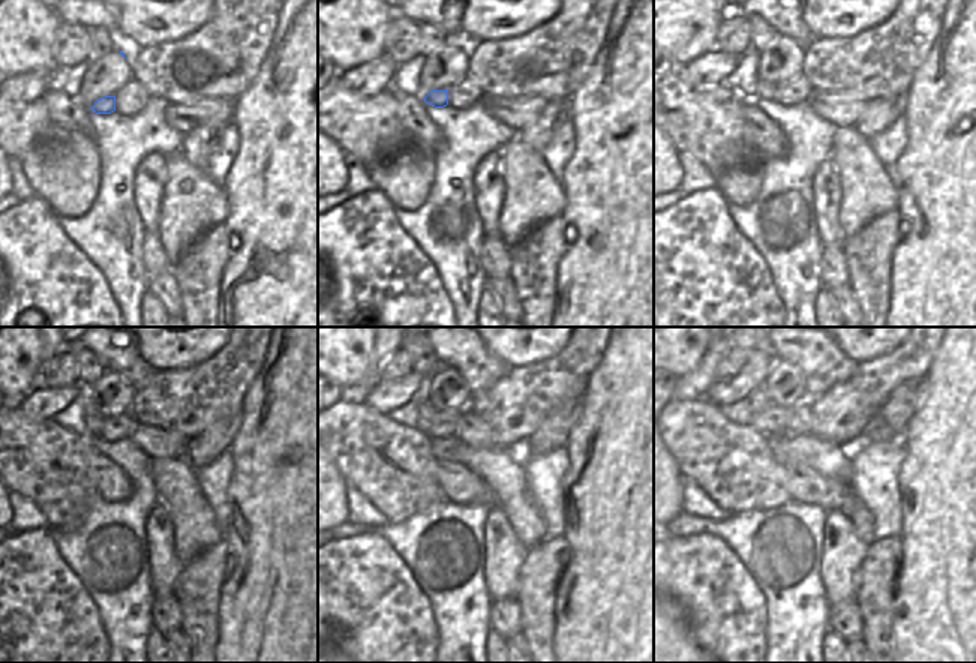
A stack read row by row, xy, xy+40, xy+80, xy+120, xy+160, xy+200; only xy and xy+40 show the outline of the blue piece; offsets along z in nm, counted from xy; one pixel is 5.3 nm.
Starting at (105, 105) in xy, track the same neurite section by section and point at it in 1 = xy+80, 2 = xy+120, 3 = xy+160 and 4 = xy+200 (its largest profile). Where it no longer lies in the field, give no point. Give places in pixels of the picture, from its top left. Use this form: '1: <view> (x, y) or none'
1: xy+80 (768, 92)
2: xy+120 (93, 422)
3: xy+160 (426, 410)
4: xy+200 (757, 398)

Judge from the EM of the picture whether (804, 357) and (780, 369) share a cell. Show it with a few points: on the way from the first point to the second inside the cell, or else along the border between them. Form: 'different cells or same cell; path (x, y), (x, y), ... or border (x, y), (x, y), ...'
different cells; border (775, 359), (784, 359), (801, 374), (805, 396)

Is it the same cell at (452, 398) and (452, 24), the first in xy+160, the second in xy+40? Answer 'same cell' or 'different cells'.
different cells

